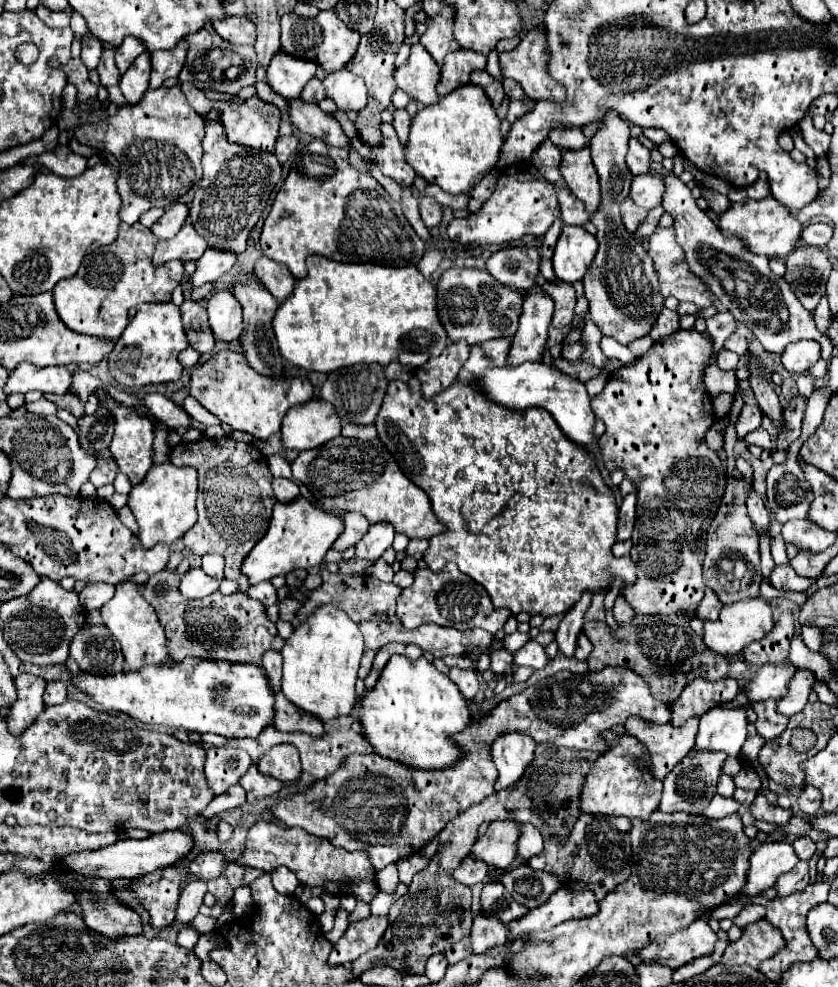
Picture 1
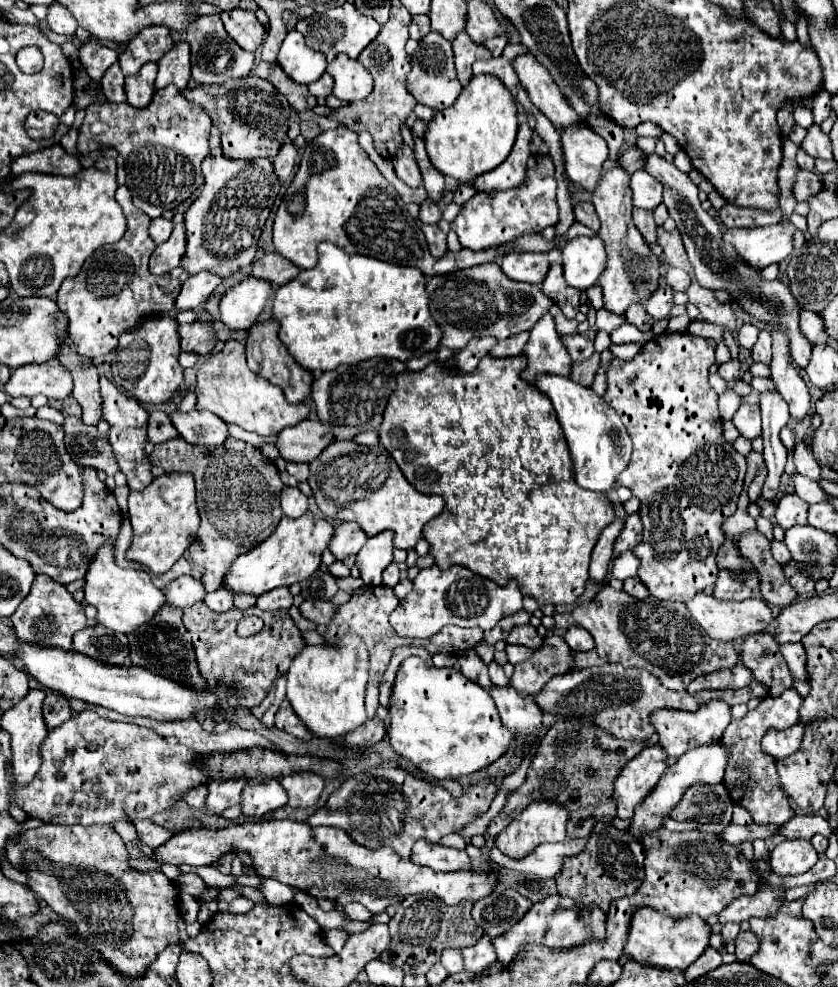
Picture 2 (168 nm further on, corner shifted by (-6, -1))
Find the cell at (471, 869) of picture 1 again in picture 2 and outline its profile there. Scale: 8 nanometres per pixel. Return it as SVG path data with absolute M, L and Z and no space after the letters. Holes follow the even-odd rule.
M417 840L413 844L411 860L421 866L429 866L437 872L449 872L457 868L471 868L471 860L465 850L453 850L443 844L433 844L427 840Z

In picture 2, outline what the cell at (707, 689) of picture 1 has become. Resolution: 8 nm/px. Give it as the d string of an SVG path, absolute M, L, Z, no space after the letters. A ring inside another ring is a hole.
M739 662L733 668L721 668L721 670L715 670L711 674L697 676L695 680L691 680L687 690L689 692L697 692L697 690L703 690L703 688L731 688L731 690L737 690L737 688L745 688L751 682L751 678L753 678L753 674L749 672L749 668L745 668Z

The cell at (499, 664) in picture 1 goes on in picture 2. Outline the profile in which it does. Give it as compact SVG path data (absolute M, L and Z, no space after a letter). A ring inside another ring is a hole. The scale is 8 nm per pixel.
M507 646L507 656L509 656L509 662L511 664L519 664L527 658L531 658L533 650L527 648L527 646Z

